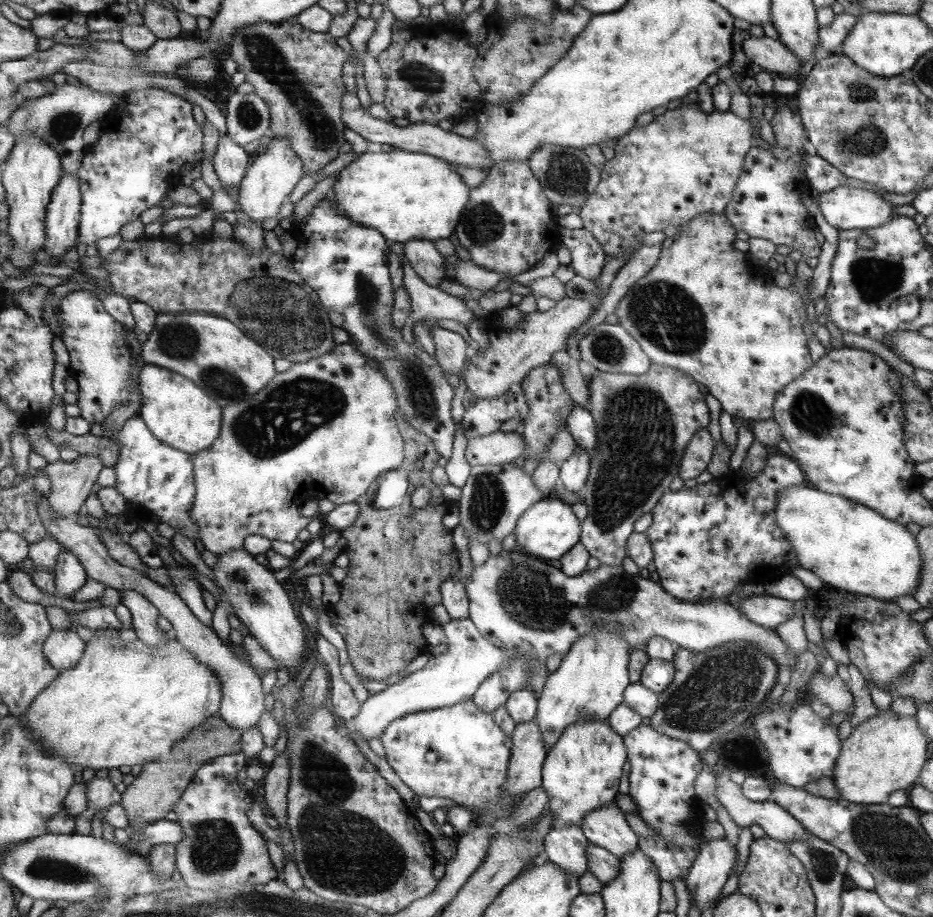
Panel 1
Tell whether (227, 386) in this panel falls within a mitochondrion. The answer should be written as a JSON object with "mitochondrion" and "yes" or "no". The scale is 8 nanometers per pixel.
{"mitochondrion":"yes"}

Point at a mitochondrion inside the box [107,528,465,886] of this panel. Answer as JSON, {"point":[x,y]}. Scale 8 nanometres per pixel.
{"point":[215,848]}

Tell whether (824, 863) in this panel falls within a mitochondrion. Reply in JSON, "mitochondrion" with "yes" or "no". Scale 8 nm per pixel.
{"mitochondrion":"yes"}

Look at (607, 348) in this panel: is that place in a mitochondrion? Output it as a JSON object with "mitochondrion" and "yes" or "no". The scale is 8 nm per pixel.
{"mitochondrion":"yes"}

